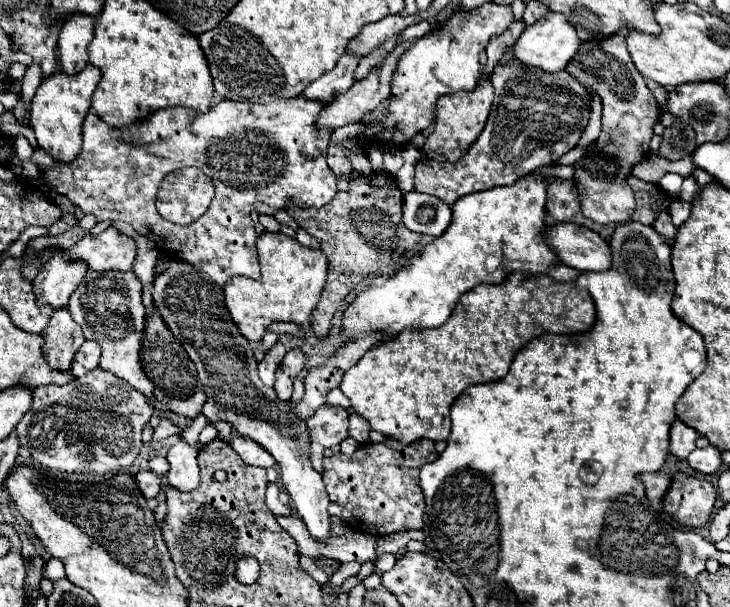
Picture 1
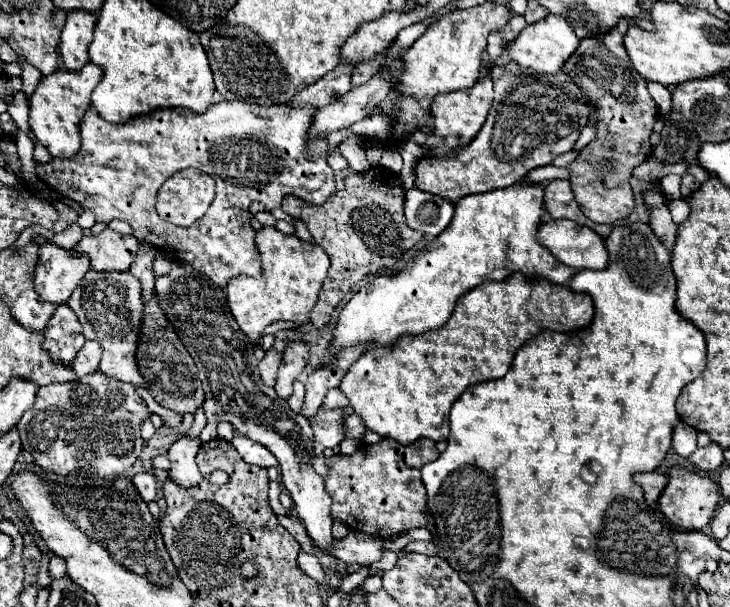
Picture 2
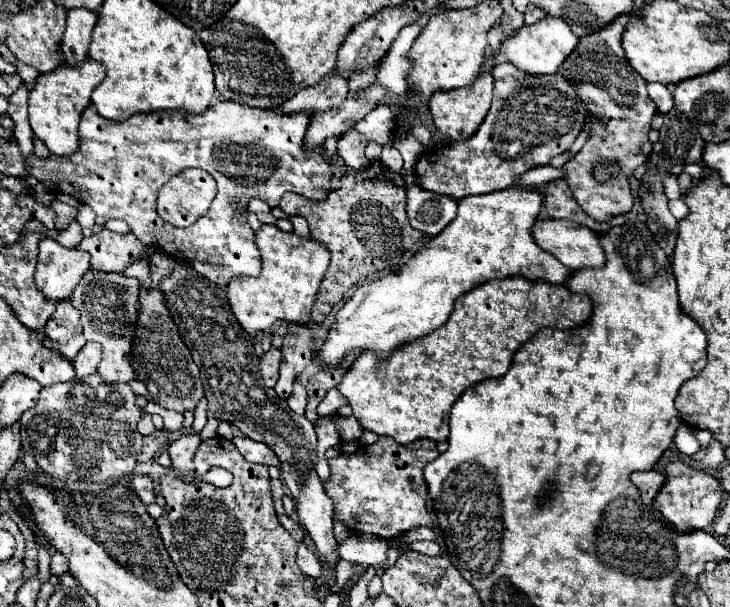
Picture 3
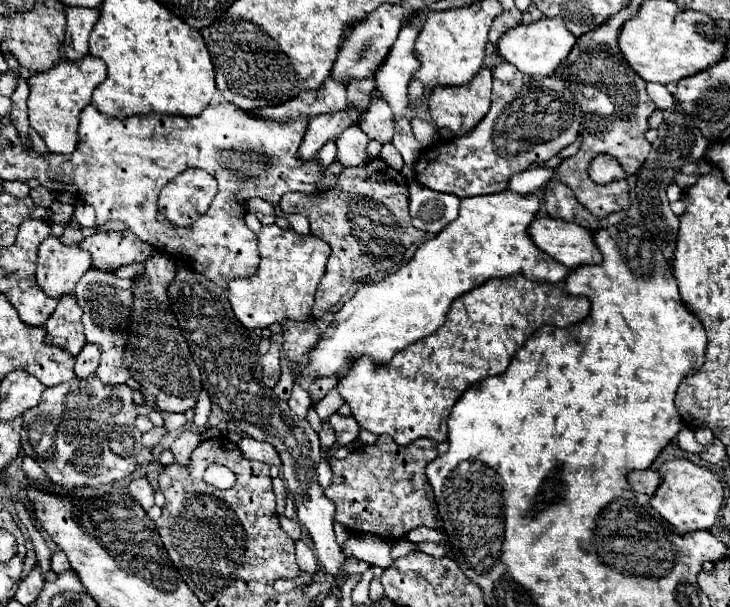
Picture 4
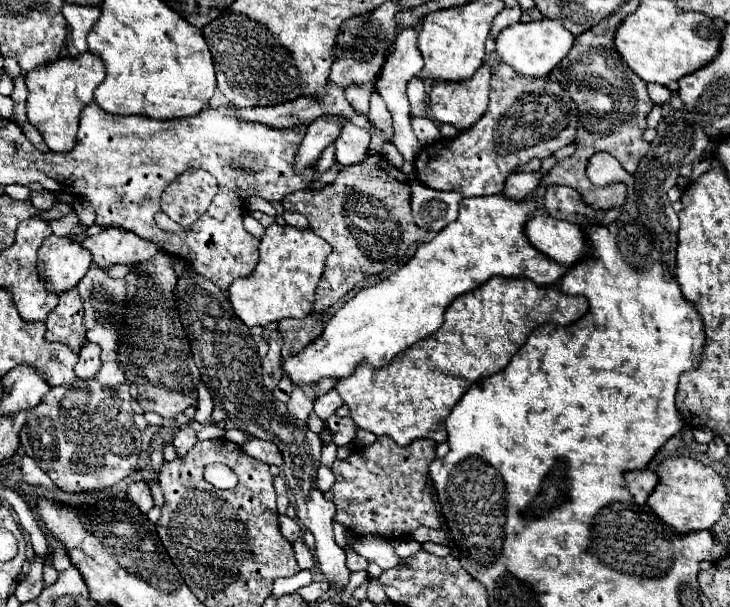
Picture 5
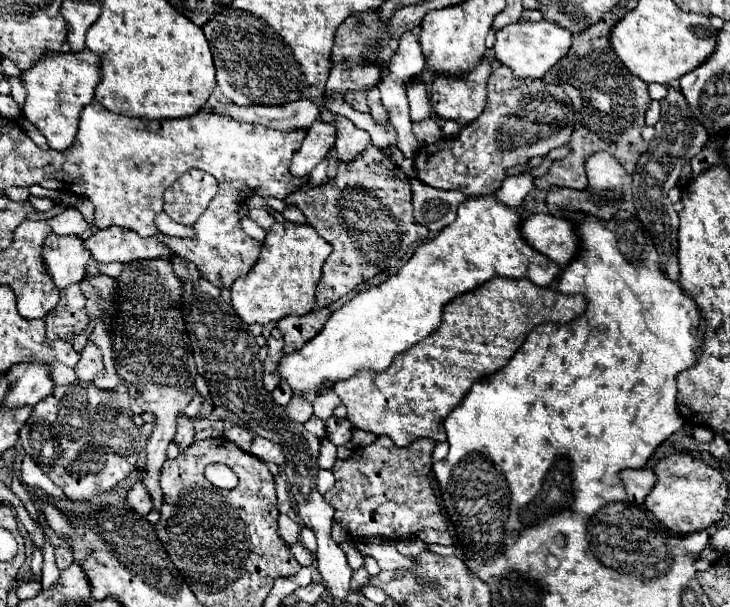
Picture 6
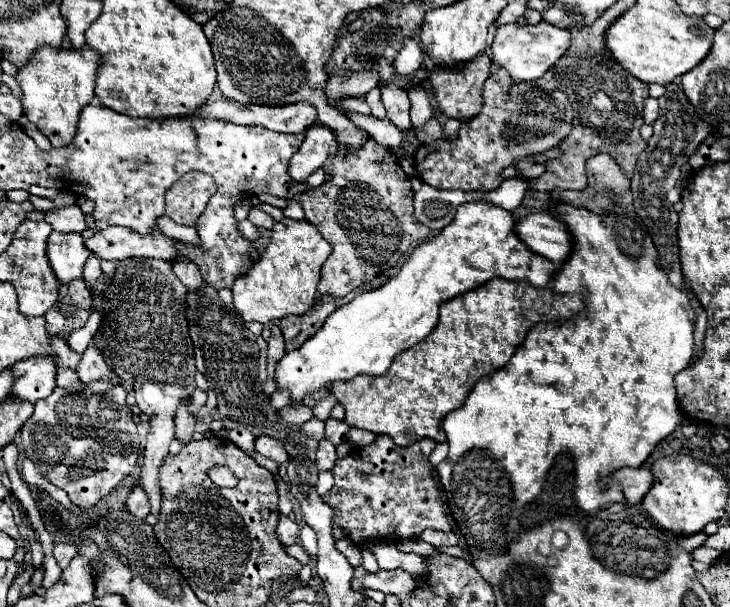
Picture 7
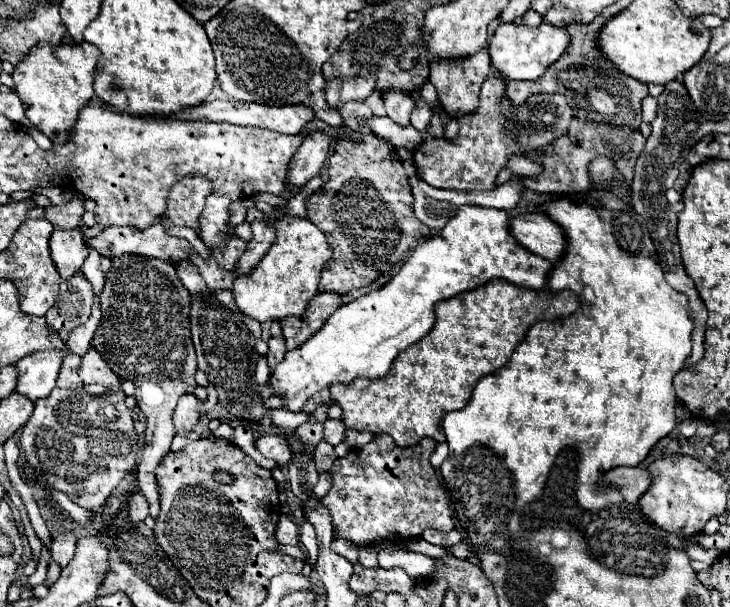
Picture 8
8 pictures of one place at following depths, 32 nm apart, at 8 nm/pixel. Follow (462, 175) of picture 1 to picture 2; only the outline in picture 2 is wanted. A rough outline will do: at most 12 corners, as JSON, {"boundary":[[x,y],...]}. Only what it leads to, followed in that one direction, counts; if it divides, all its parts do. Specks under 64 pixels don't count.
{"boundary":[[492,70],[476,138],[424,156],[416,188],[456,202],[572,150],[590,114],[562,72]]}

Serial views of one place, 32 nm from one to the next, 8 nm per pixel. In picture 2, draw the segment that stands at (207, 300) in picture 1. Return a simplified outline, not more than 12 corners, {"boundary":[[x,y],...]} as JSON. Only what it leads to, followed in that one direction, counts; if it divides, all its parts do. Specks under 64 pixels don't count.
{"boundary":[[174,262],[156,294],[206,392],[202,442],[226,420],[264,444],[314,544],[332,500],[312,426],[254,374],[224,290]]}

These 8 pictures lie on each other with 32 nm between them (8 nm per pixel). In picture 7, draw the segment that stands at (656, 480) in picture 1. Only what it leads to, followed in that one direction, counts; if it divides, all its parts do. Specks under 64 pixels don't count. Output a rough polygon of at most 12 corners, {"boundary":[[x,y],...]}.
{"boundary":[[618,468],[610,478],[628,504],[638,504],[654,482],[646,468]]}

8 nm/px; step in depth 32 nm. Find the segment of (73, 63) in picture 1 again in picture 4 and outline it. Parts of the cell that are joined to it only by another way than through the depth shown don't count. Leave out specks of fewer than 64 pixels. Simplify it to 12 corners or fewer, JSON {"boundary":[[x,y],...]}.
{"boundary":[[66,6],[68,60],[88,52],[88,34],[100,12]]}

